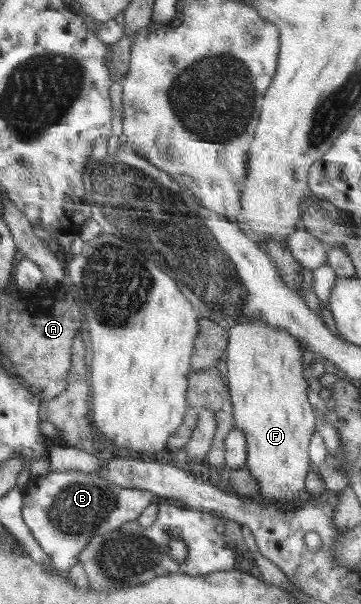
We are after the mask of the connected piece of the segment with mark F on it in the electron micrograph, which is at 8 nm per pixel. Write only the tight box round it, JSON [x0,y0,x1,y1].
[225,321,315,503]

